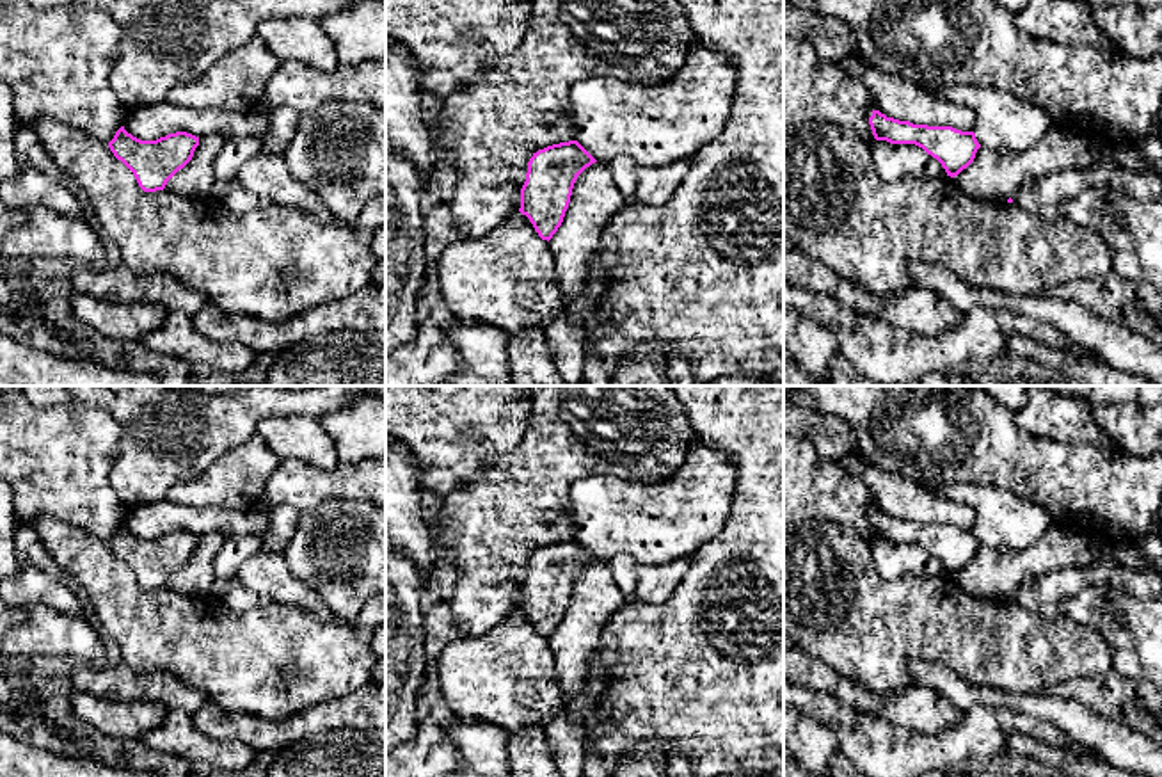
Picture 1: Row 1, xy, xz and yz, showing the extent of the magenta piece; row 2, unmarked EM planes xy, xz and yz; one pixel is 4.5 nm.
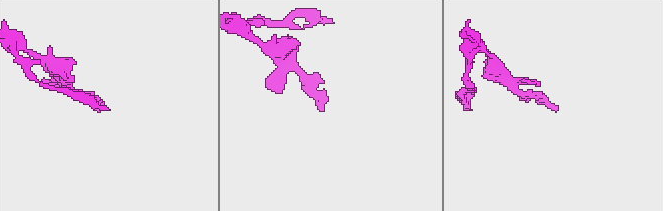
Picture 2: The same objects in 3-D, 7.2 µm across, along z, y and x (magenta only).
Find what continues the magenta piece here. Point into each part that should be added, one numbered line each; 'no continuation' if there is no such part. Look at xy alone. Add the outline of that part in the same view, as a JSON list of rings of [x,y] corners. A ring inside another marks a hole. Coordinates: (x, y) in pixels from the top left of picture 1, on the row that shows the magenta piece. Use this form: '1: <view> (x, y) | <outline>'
no continuation

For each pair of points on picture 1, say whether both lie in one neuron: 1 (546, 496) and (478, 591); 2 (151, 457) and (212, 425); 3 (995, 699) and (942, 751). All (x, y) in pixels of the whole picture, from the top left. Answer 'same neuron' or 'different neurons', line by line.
1: same neuron
2: same neuron
3: different neurons

